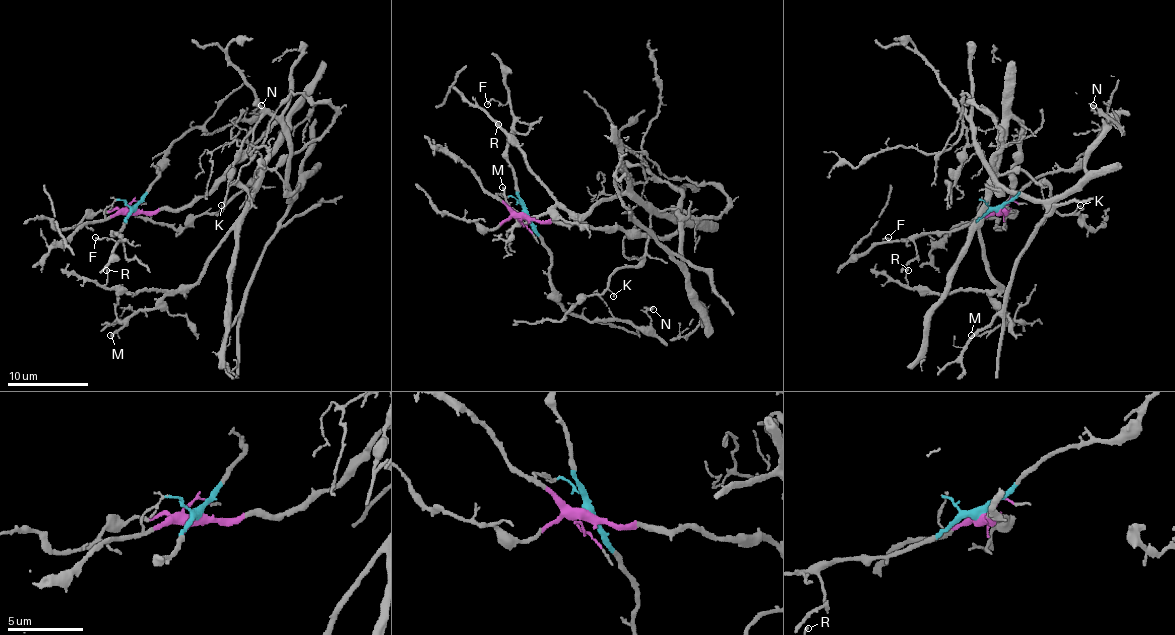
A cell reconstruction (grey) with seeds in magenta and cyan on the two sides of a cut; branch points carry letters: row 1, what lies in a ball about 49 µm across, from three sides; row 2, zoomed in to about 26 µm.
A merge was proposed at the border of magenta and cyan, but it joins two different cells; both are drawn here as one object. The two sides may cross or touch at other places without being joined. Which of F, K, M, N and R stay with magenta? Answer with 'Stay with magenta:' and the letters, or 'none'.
Stay with magenta: K, M, R

